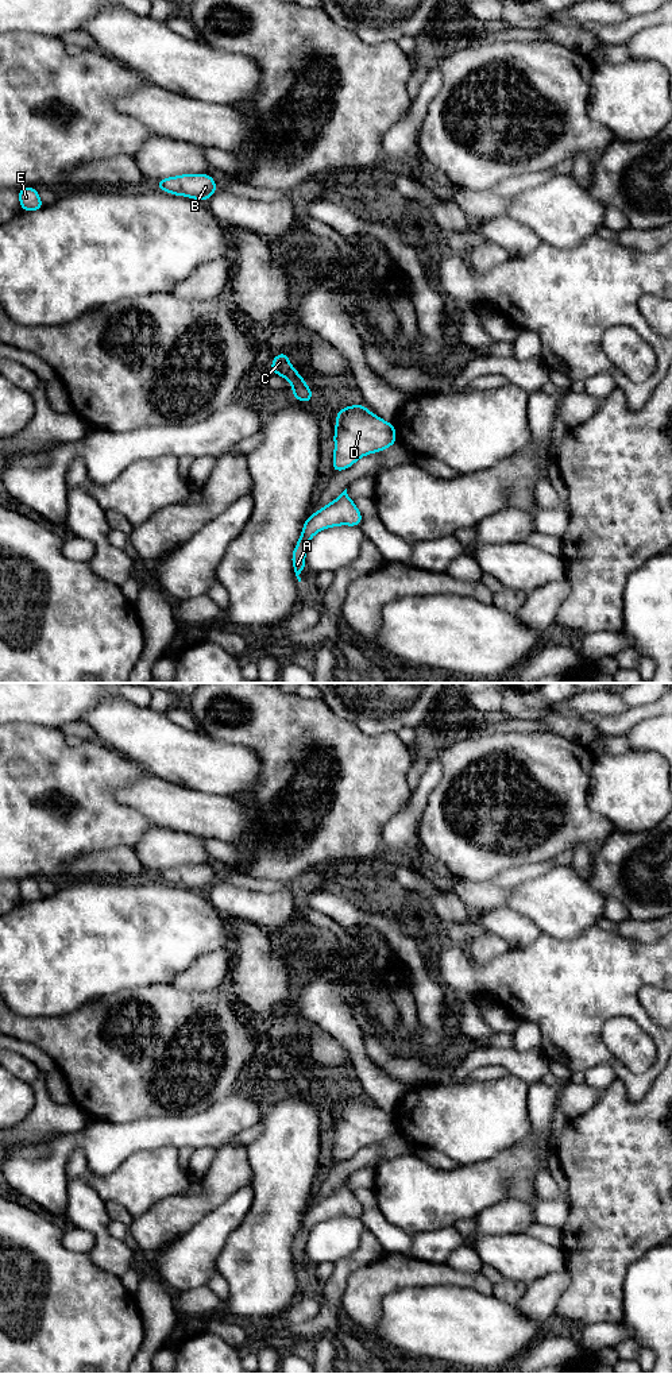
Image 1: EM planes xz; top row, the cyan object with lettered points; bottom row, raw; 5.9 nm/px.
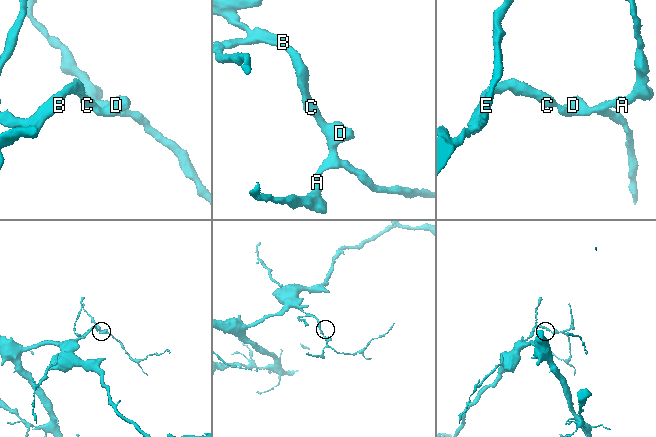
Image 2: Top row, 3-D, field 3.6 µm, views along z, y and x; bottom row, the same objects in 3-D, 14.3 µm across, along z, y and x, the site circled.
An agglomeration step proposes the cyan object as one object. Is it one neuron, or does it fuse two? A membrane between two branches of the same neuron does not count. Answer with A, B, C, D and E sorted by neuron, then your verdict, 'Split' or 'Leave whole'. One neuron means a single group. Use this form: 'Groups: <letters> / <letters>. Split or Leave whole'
Groups: A B C D E. Leave whole

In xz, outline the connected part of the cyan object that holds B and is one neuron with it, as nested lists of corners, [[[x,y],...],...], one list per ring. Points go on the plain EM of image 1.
[[[182,865],[154,873],[154,877],[174,887],[206,892],[219,880],[211,865]]]

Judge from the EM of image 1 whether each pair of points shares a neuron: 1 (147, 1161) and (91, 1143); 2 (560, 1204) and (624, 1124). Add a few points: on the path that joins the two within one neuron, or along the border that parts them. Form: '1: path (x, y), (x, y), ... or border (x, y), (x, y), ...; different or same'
1: border (159, 1147), (138, 1149), (115, 1169); different
2: border (568, 1199), (568, 1218), (562, 1228); different

